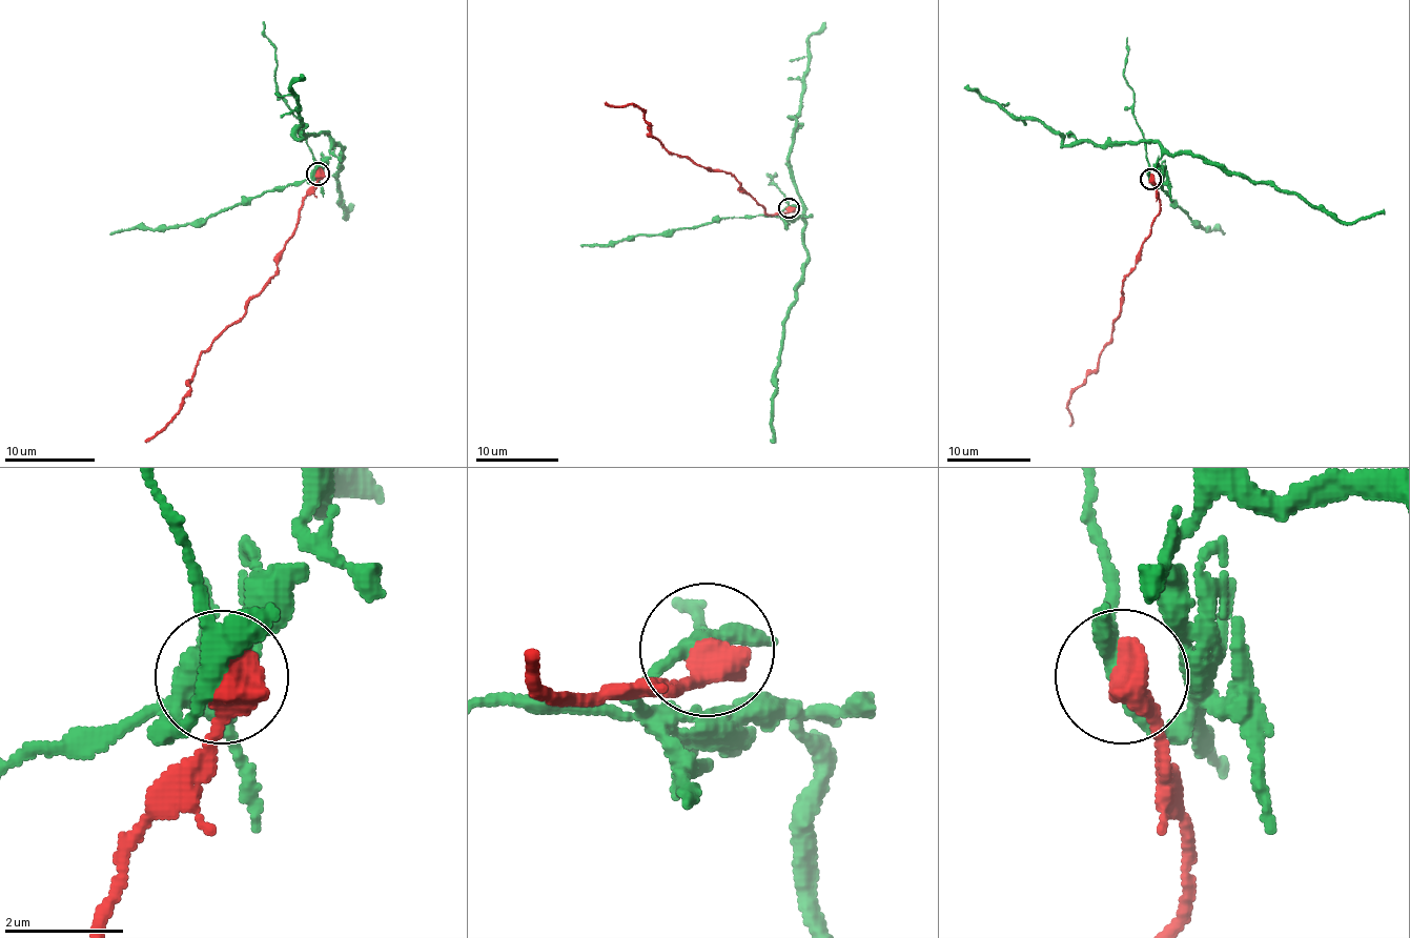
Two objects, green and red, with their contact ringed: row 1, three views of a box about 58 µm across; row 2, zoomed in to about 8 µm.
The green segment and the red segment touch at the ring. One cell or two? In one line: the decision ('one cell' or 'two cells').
two cells

